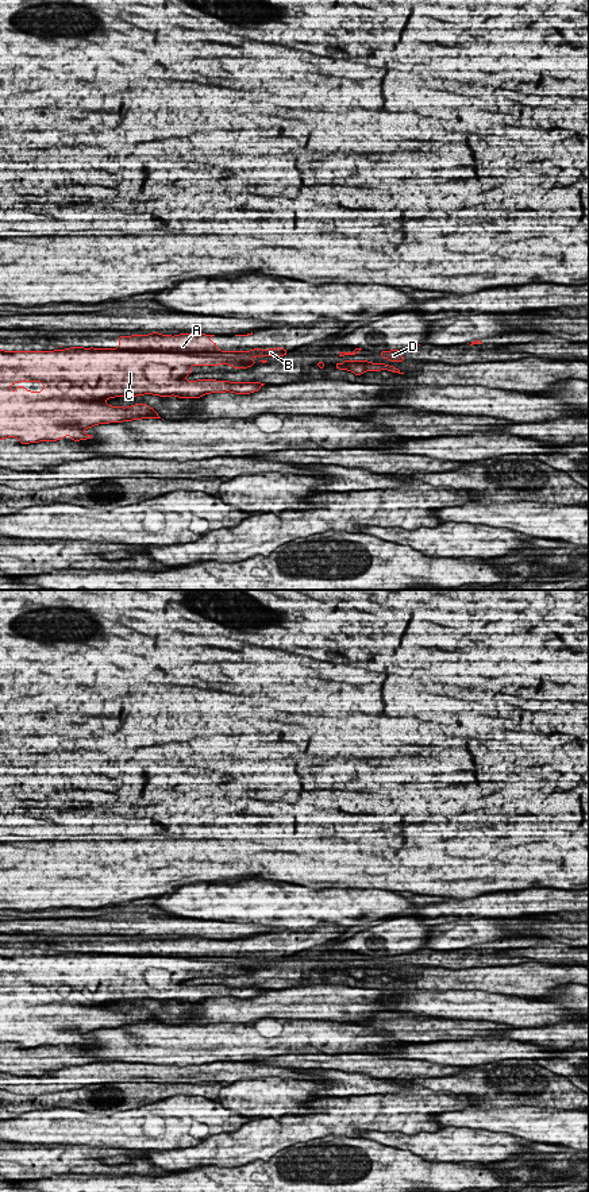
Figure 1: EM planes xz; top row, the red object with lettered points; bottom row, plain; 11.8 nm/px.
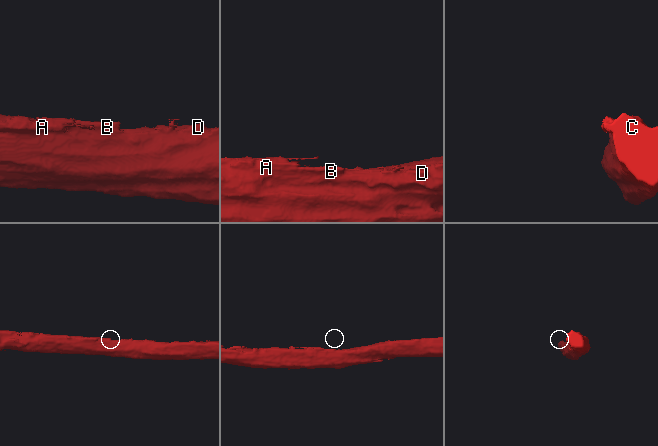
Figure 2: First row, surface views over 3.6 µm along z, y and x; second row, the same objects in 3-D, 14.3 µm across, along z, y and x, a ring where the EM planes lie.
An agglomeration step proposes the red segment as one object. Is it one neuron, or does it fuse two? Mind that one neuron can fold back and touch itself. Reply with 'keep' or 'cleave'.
cleave

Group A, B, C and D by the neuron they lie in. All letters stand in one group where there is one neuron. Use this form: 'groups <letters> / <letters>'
groups A / B C D

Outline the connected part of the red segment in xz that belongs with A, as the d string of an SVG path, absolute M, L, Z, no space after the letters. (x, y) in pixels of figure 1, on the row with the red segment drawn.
M153 332L150 335L131 335L128 337L119 336L119 347L116 350L145 350L145 342L151 342L151 350L159 348L169 352L180 352L192 356L205 356L207 351L217 350L217 344L209 339L215 335L205 333L181 333L176 336L161 335Z

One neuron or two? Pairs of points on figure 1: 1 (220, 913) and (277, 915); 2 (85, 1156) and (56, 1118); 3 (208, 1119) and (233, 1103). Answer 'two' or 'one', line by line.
1: one
2: two
3: two

